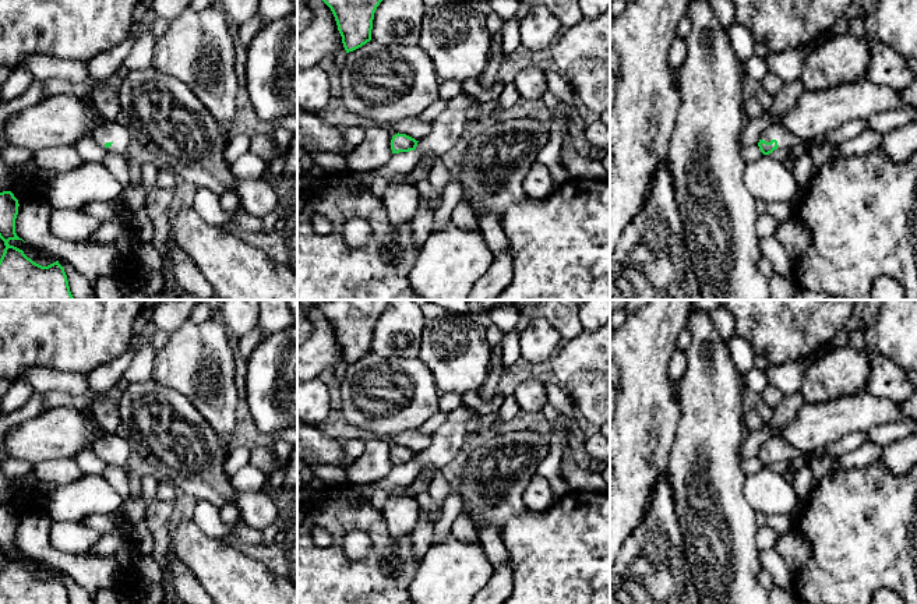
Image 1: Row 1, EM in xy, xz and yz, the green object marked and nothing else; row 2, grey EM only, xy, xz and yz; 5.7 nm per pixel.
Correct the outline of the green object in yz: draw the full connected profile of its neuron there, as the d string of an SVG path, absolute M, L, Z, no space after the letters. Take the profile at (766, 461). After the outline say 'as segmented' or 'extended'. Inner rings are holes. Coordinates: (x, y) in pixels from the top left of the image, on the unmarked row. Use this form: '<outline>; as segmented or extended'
M780 434L766 439L758 452L758 459L763 467L776 465L777 462L790 462L803 459L810 466L811 453L803 452L791 446Z; extended

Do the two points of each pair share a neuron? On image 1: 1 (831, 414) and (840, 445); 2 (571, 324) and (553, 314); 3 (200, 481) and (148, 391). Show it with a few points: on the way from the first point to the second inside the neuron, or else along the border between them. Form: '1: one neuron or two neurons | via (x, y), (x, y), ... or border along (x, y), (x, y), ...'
1: two neurons | border along (866, 433), (849, 433), (813, 452)
2: one neuron | via (567, 320), (557, 314)
3: one neuron | via (191, 459), (150, 413)

